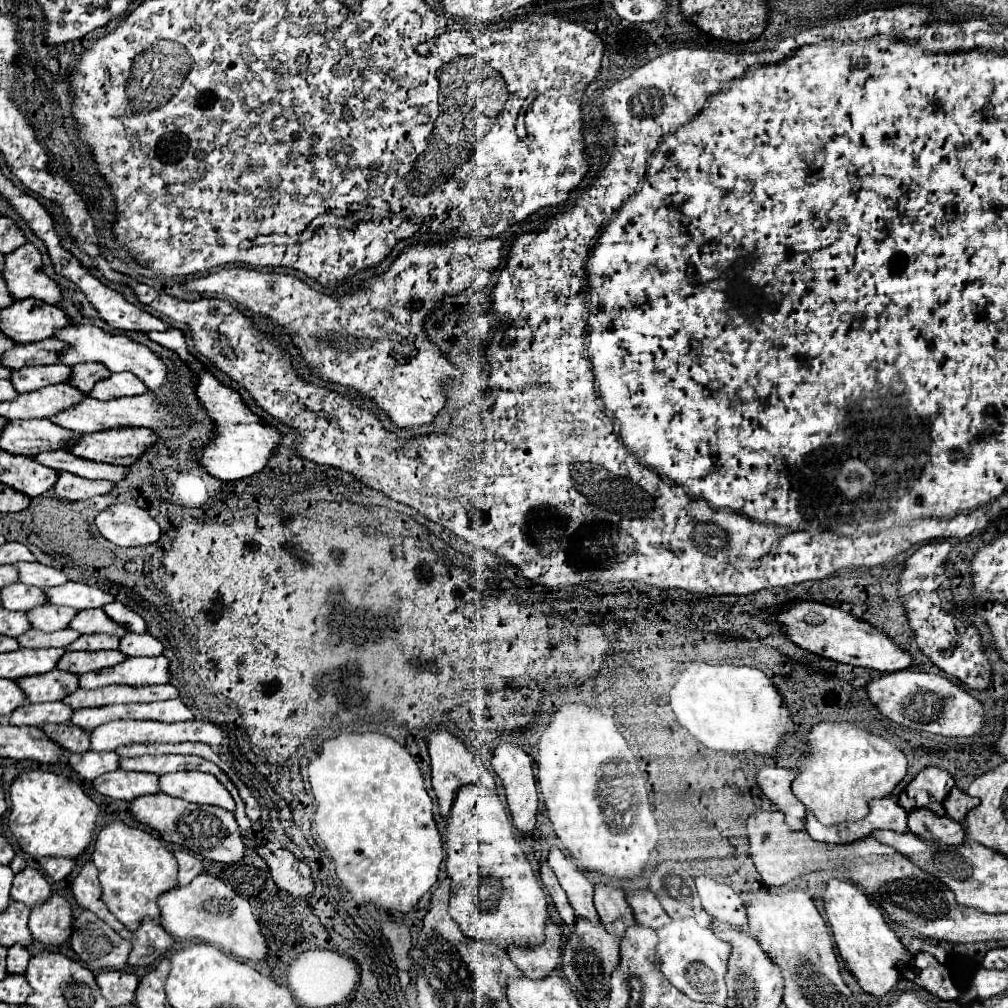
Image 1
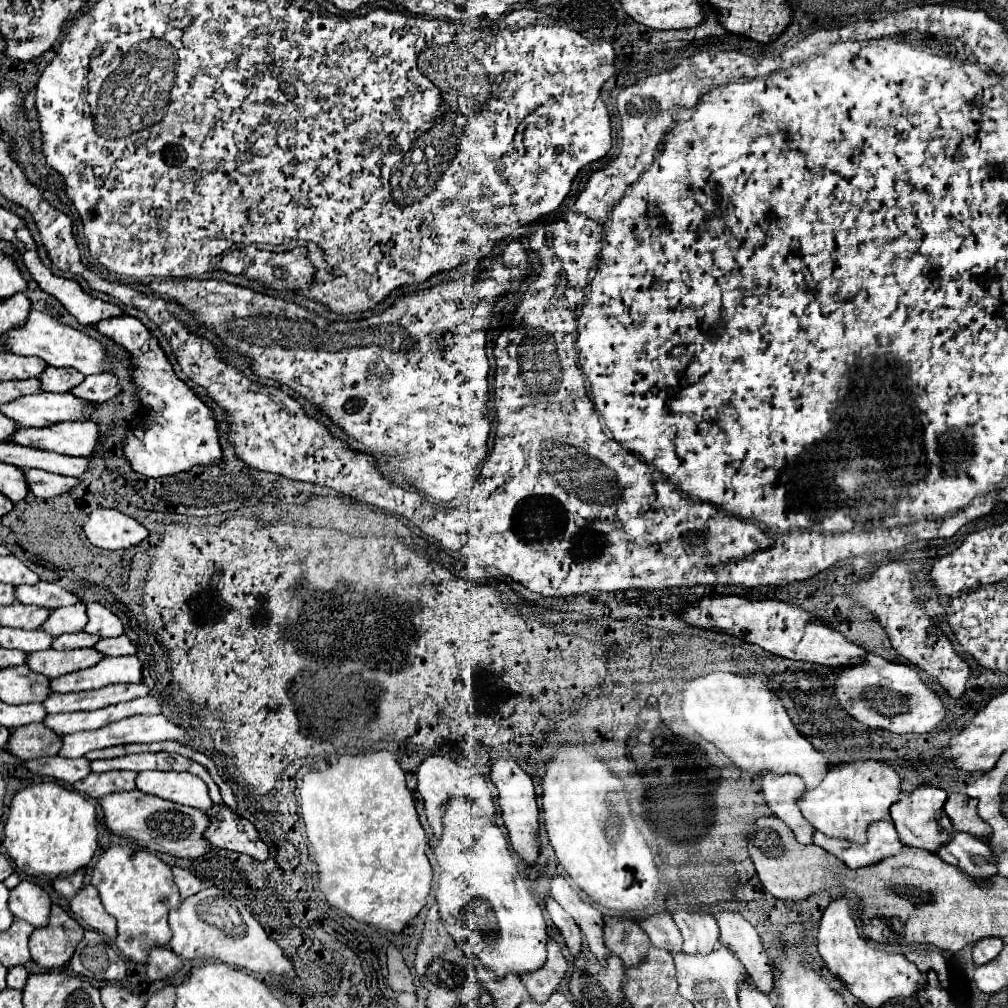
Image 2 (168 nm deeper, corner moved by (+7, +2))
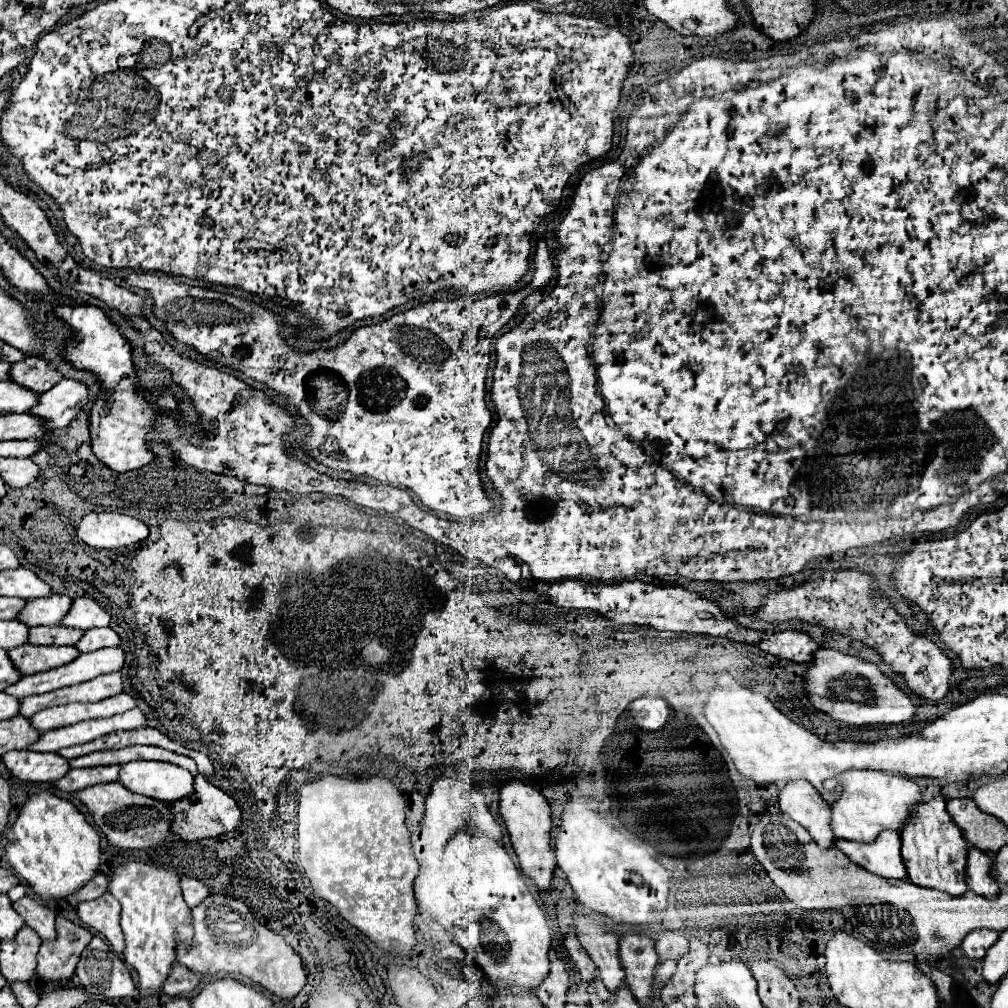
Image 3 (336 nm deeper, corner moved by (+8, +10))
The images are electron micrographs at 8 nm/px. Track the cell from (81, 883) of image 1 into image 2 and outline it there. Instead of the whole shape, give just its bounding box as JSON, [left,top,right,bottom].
[70,886,116,940]

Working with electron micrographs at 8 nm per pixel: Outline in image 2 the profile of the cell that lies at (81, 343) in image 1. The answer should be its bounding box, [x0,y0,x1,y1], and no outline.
[6,310,112,376]

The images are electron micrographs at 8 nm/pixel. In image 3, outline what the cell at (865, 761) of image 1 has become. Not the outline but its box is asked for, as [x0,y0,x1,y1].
[825,770,923,842]

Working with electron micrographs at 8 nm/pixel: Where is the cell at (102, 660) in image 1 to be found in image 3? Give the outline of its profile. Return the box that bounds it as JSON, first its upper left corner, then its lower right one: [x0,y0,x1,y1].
[7,644,79,676]

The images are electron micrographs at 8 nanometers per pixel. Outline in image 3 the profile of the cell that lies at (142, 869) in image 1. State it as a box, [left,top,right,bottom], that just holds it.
[109,862,193,996]

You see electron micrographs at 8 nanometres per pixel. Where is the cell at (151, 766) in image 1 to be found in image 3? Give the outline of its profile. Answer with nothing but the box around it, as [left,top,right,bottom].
[69,746,197,776]

